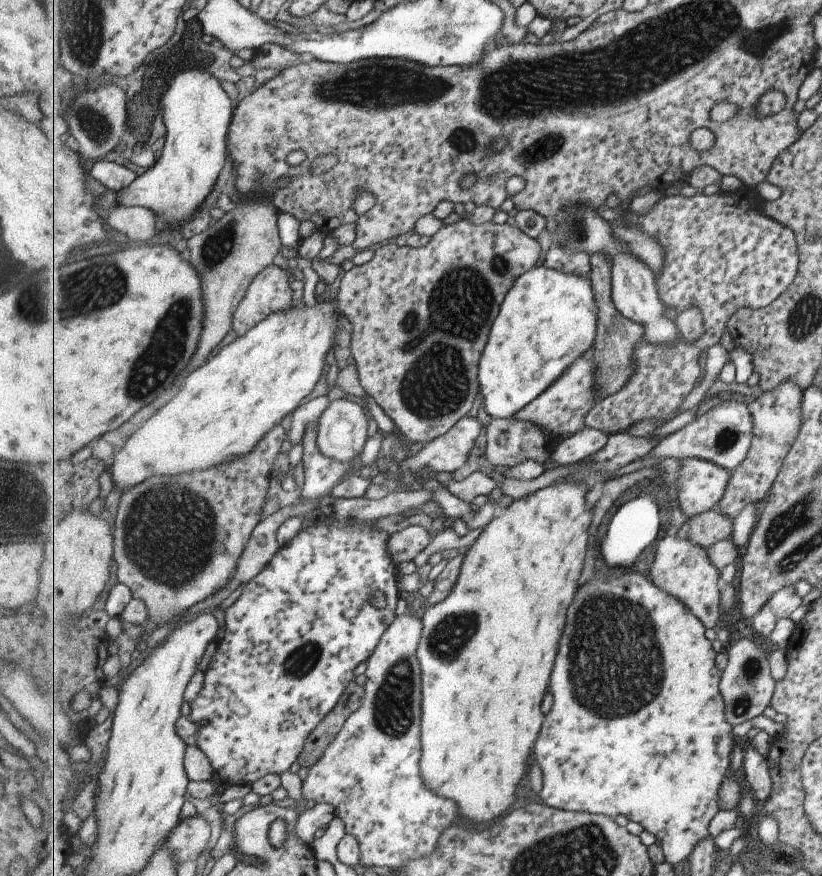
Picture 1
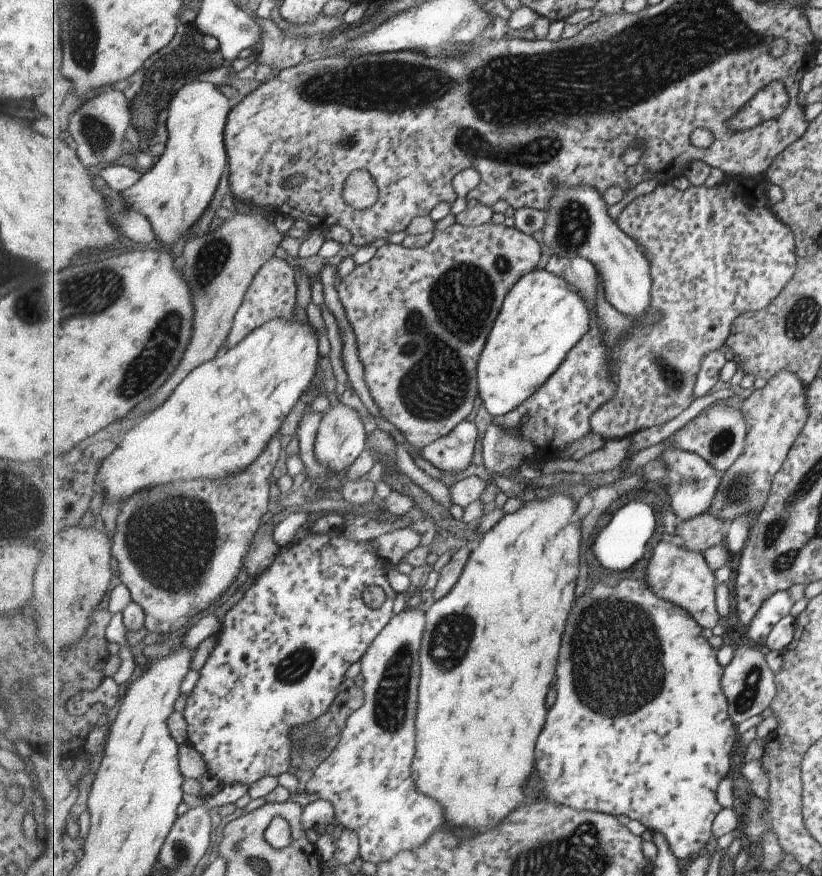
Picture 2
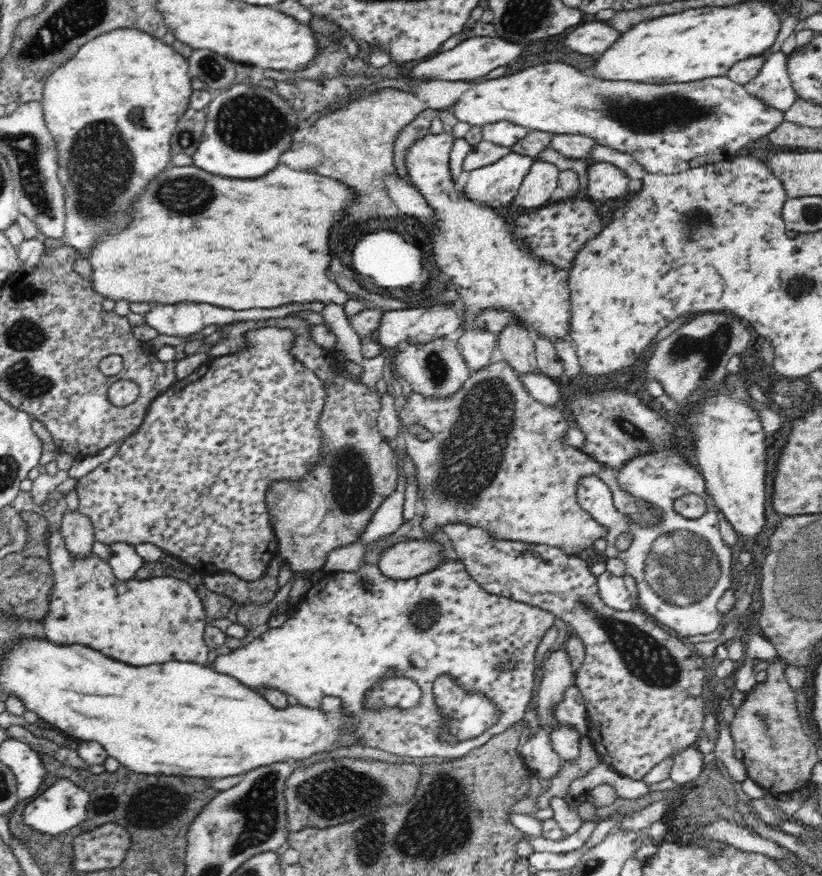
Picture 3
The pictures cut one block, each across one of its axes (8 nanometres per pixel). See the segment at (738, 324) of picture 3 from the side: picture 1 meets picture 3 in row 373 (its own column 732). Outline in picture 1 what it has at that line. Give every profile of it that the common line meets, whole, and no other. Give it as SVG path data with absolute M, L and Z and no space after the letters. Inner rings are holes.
M742 638L728 646L728 662L722 674L722 695L727 710L727 720L733 725L749 722L759 714L765 714L774 700L776 681L771 676L769 655L753 642Z

